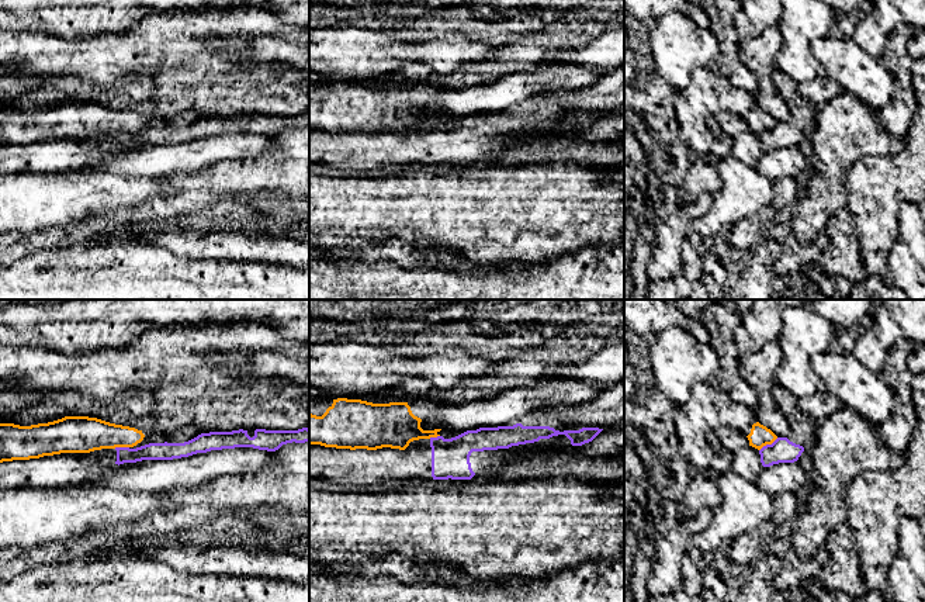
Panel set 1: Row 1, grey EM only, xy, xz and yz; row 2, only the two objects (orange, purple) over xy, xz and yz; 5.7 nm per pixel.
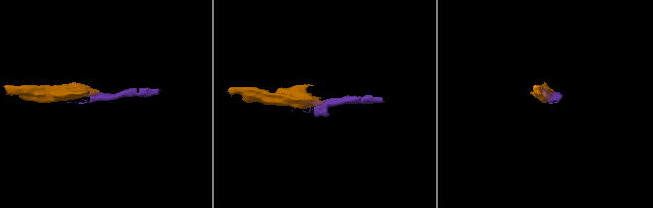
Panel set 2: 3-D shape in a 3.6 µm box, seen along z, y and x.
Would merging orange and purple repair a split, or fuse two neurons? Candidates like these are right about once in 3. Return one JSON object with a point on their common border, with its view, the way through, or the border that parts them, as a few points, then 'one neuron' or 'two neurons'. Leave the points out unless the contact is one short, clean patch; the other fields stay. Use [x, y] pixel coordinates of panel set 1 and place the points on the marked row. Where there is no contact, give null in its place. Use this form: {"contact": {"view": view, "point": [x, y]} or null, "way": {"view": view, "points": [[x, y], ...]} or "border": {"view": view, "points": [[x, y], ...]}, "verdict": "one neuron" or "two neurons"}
{"contact": {"view": "yz", "point": [768, 443]}, "border": {"view": "yz", "points": [[778, 438], [759, 450]]}, "verdict": "two neurons"}

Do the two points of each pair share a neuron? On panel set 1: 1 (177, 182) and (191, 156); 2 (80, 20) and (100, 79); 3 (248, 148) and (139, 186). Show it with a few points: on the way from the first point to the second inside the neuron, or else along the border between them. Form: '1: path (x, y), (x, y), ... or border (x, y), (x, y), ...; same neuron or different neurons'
1: border (215, 163), (191, 173), (170, 173), (165, 176); different neurons
2: border (127, 28), (94, 35); different neurons
3: border (131, 176), (165, 177); different neurons

